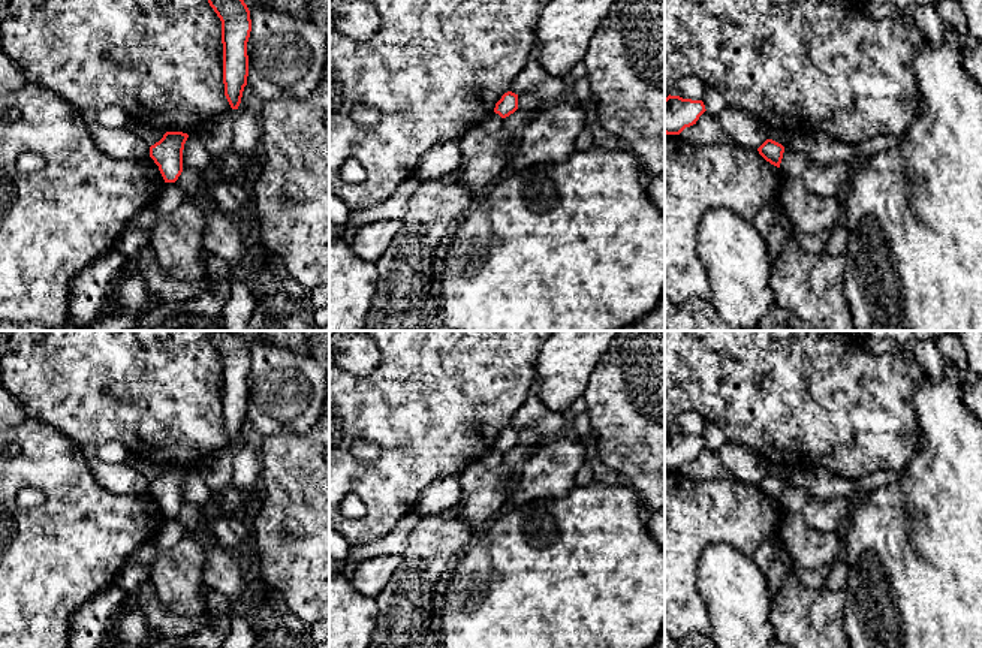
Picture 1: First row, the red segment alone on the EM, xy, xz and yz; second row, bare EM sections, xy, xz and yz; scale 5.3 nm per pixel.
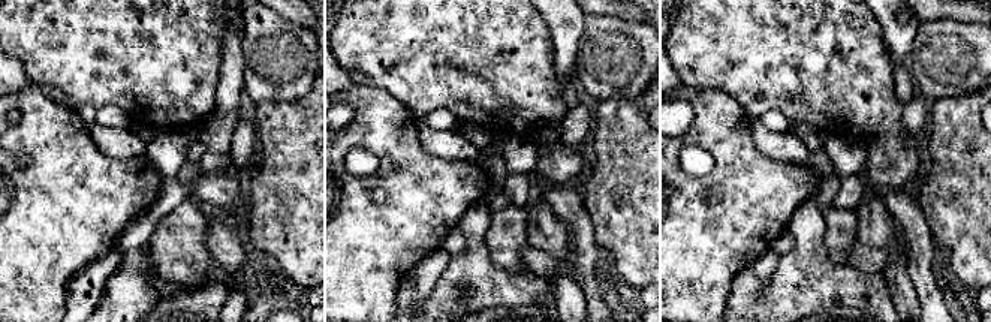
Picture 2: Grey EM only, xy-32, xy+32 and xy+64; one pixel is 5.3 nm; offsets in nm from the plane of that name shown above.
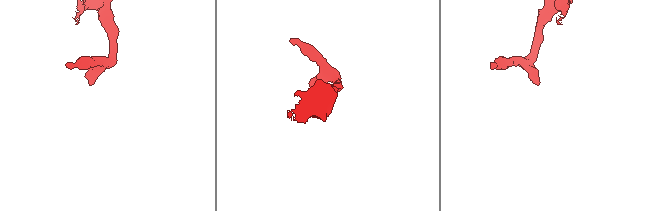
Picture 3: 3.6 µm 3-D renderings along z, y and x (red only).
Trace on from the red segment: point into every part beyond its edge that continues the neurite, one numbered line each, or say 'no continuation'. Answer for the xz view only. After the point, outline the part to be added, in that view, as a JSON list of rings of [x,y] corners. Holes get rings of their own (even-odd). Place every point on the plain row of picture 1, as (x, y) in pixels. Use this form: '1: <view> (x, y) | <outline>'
no continuation

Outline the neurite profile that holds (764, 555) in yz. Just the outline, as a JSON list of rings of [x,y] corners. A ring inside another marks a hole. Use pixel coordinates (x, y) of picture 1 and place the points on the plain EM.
[[[778,533],[772,534],[769,539],[766,539],[753,554],[753,560],[756,564],[763,570],[768,572],[768,569],[772,566],[775,560],[775,549],[781,543],[781,537]]]

